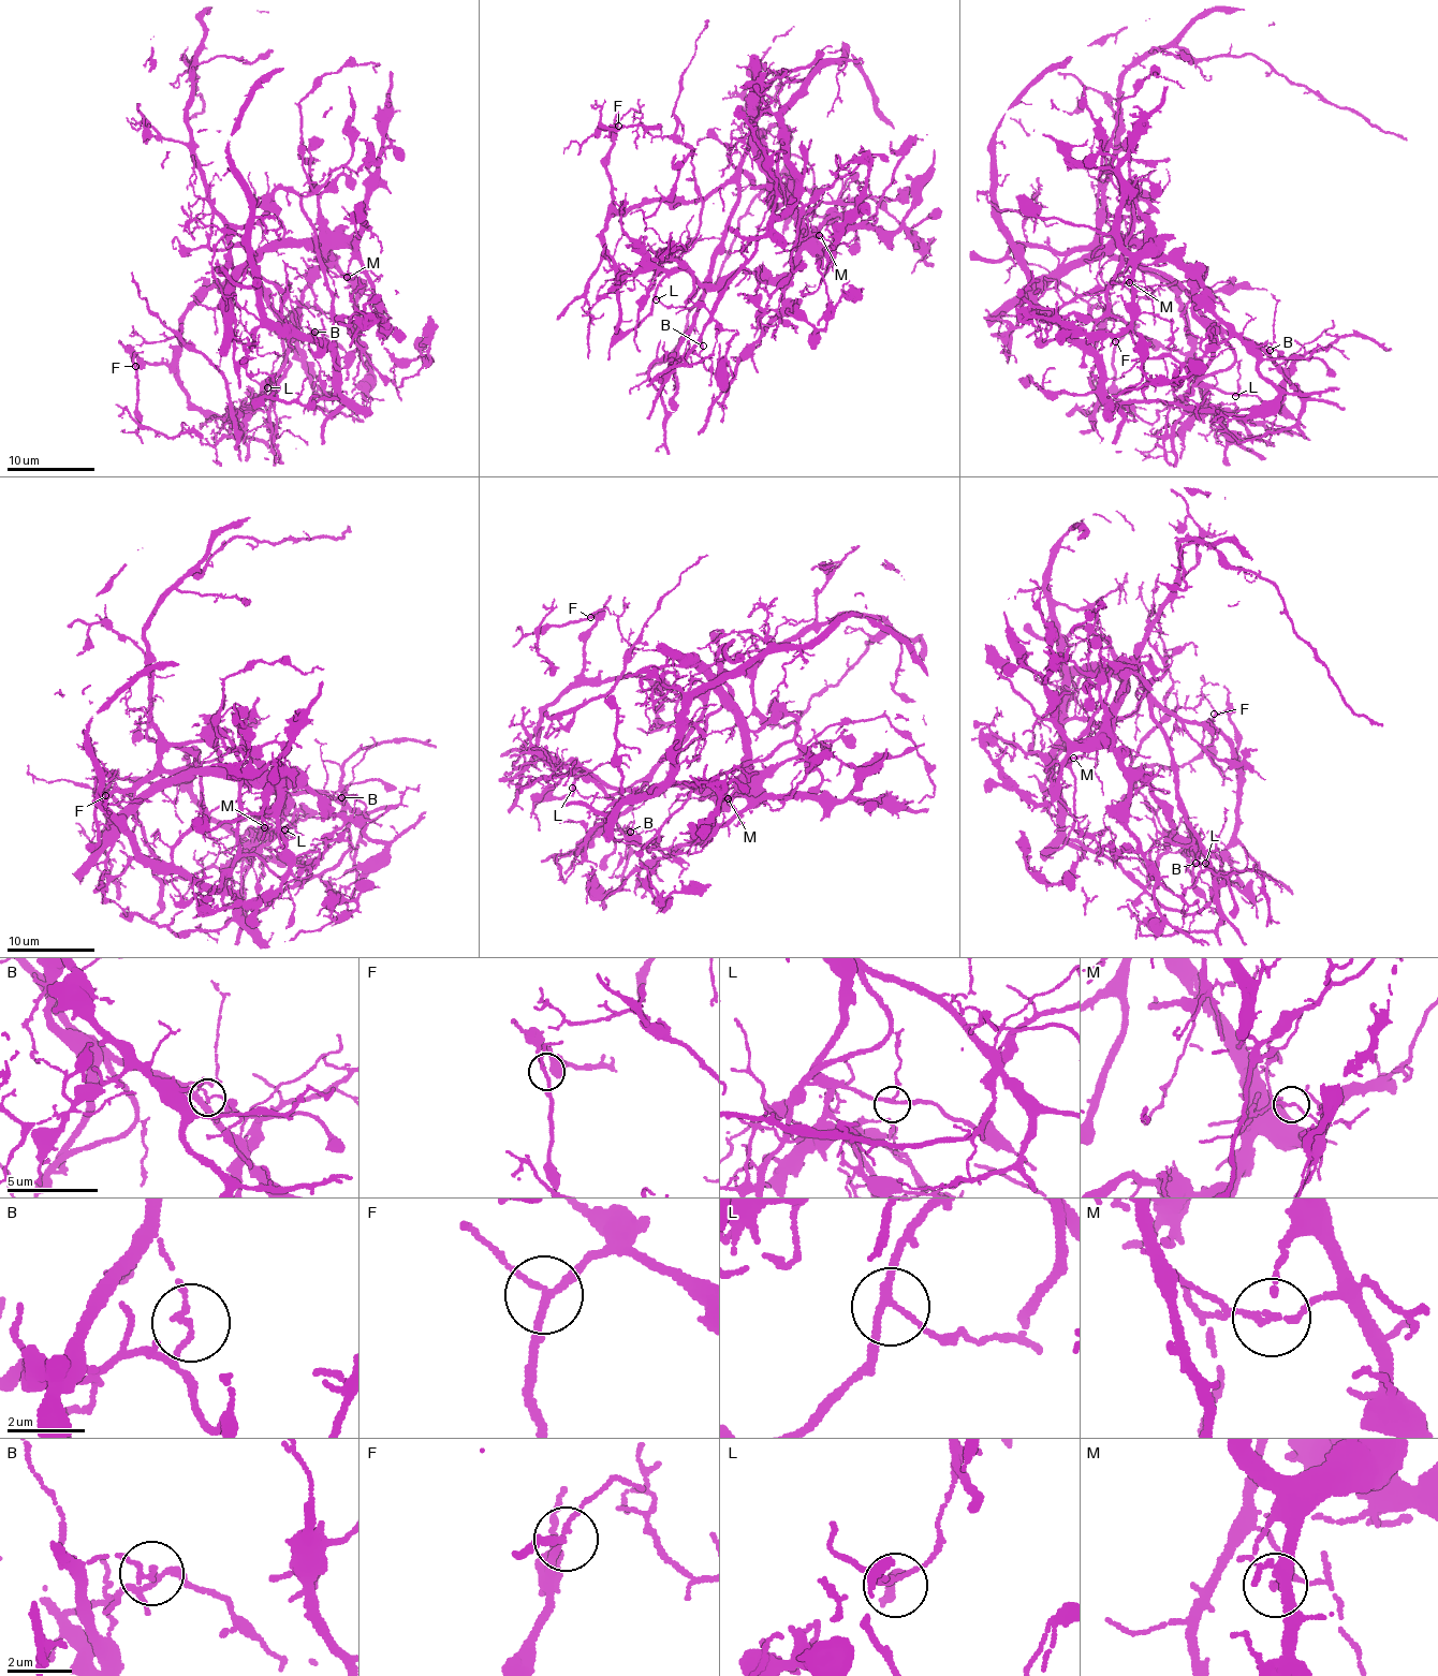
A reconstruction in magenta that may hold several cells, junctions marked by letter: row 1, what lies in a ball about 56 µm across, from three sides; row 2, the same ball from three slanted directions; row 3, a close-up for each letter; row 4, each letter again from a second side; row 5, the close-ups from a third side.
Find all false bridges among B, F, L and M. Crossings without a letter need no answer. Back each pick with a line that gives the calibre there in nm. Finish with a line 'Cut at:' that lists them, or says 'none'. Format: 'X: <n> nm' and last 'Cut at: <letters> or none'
B: 120 nm
M: 140 nm
Cut at: B, M

